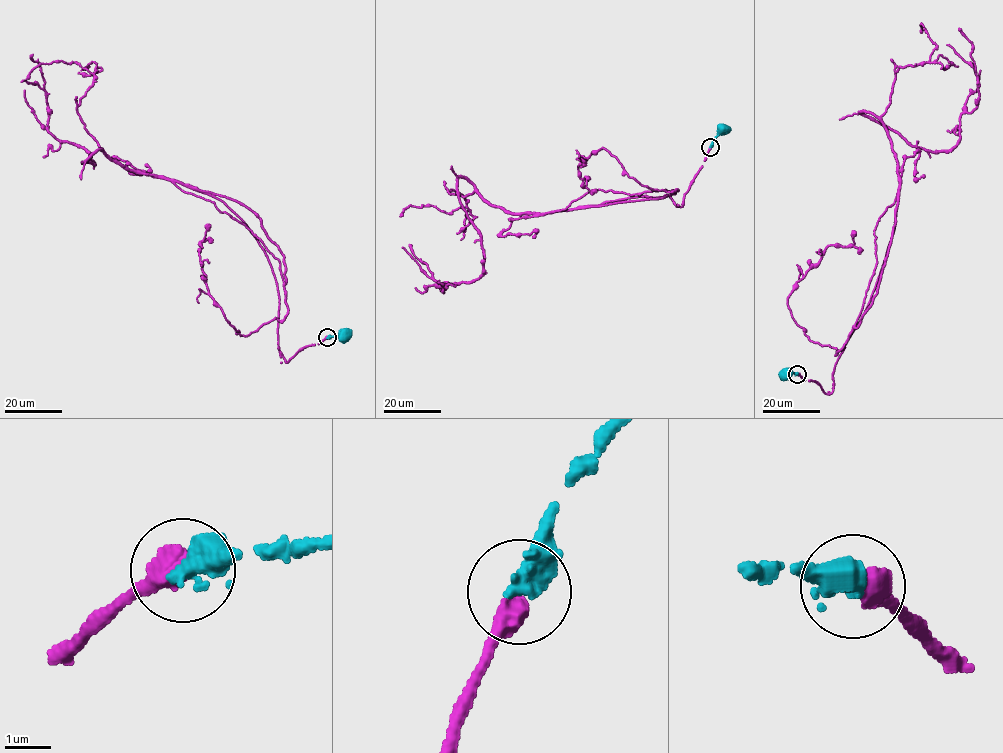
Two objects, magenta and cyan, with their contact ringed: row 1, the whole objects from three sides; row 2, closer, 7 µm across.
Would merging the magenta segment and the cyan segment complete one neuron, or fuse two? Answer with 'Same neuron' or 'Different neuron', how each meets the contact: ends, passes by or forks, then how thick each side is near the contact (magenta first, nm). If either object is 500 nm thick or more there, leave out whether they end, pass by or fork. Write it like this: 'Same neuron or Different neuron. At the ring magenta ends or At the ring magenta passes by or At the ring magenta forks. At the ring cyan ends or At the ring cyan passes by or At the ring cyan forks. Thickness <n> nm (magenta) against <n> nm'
Same neuron. Thickness 550 nm (magenta) against 320 nm

